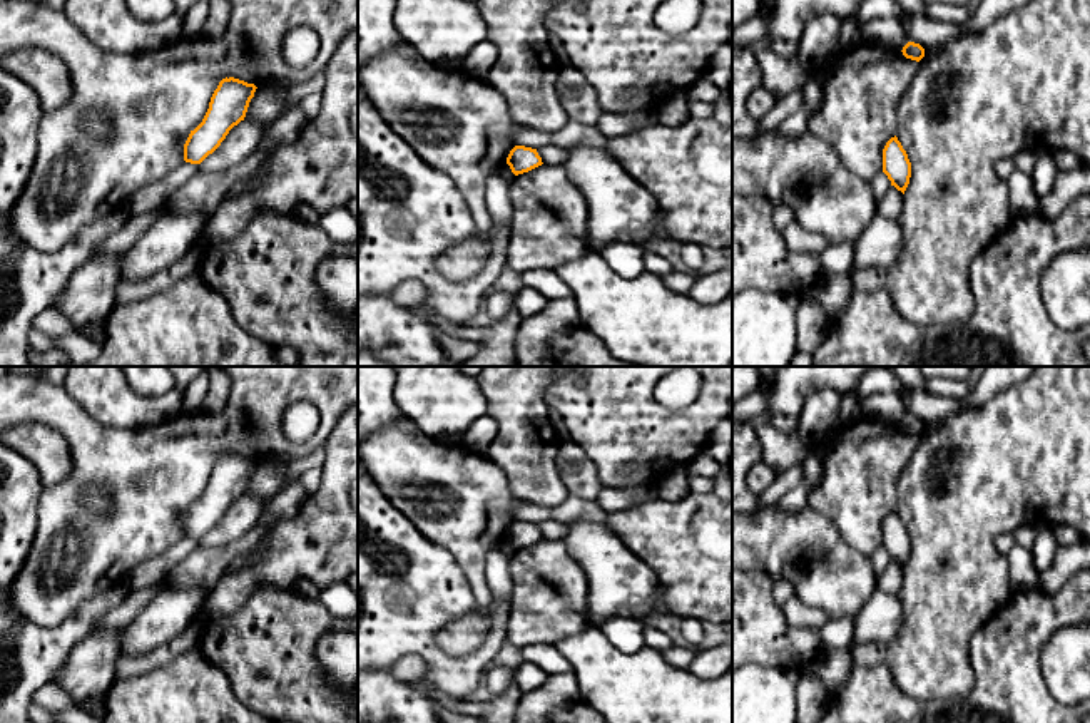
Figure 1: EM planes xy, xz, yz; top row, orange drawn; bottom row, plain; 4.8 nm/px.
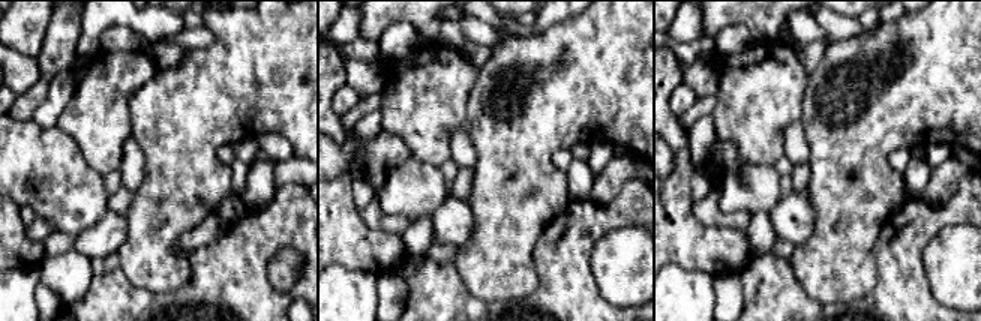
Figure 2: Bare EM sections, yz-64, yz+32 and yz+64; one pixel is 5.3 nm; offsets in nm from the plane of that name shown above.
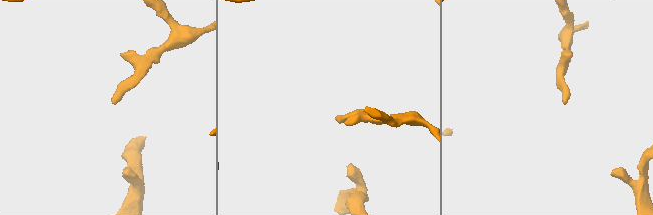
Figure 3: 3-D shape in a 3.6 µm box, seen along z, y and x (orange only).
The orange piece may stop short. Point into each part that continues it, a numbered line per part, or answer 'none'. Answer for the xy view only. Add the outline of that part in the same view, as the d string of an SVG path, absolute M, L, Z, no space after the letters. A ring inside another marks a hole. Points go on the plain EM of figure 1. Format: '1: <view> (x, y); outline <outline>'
none

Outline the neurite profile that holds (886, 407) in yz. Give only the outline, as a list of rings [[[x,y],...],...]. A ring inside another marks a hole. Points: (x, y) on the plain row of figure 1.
[[[876,393],[863,403],[863,415],[889,423],[903,425],[908,413],[903,402],[894,393]]]

